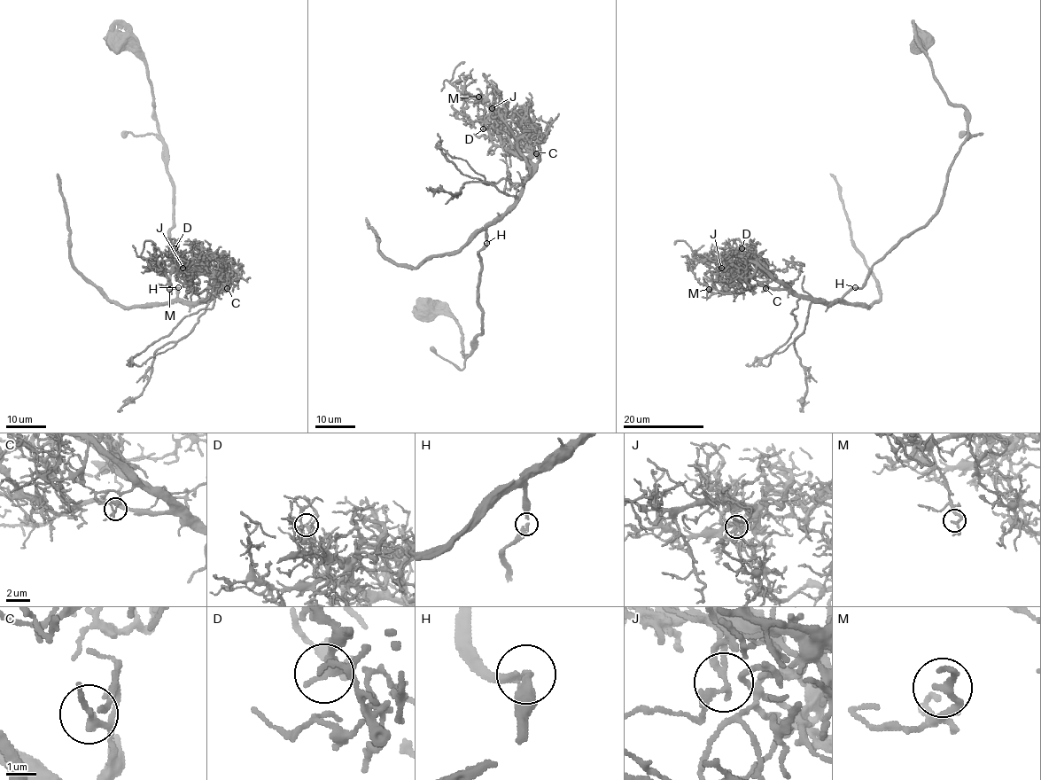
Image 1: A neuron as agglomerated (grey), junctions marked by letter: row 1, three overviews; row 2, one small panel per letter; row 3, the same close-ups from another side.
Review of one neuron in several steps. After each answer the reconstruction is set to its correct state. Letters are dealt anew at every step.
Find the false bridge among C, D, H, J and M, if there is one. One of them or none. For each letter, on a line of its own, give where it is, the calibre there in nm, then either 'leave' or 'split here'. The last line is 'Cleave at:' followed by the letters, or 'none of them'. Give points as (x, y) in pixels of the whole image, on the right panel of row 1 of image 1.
C: at (765, 288); 200 nm thick; leave
D: at (741, 248); 240 nm thick; leave
H: at (855, 287); 220 nm thick; leave
J: at (721, 268); 190 nm thick; leave
M: at (709, 289); 190 nm thick; leave
Cleave at: none of them

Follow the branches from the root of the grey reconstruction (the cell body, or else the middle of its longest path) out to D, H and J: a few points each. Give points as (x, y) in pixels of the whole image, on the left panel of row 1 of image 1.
D: (116, 42), (151, 86), (173, 186), (170, 284), (209, 299), (224, 282), (190, 273), (174, 248)
H: (116, 42), (128, 46), (144, 63), (151, 86), (156, 128), (165, 145), (173, 186), (170, 284), (177, 288)
J: (116, 42), (144, 63), (151, 86), (173, 186), (170, 284), (178, 299), (196, 302), (224, 283), (182, 268)

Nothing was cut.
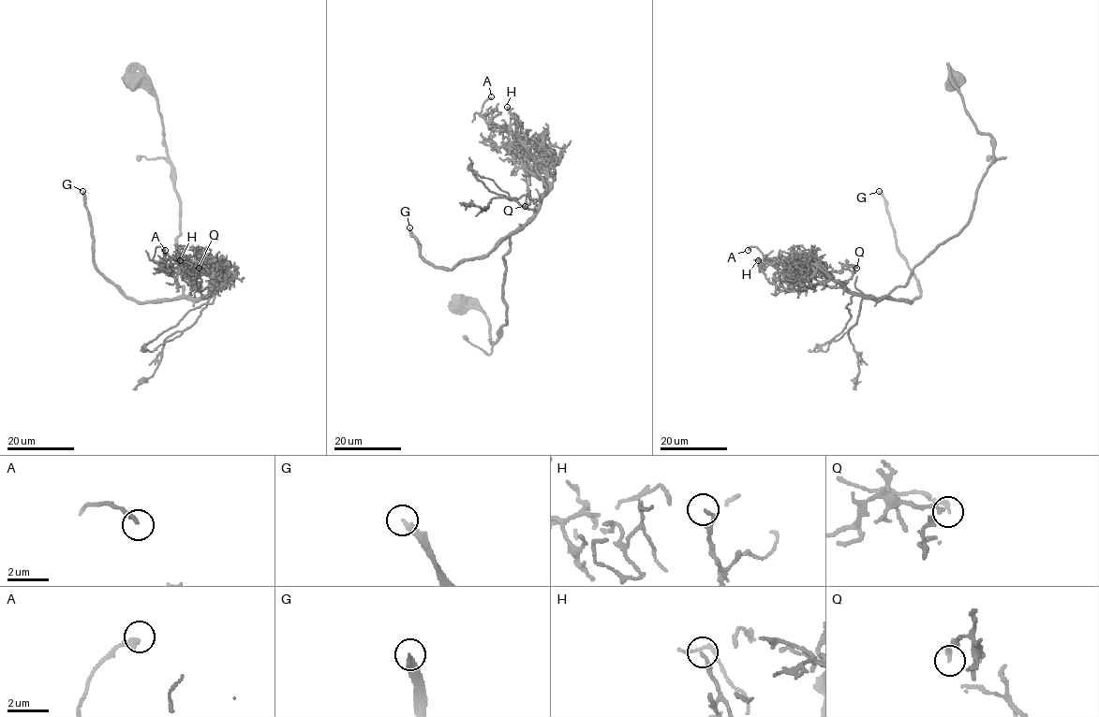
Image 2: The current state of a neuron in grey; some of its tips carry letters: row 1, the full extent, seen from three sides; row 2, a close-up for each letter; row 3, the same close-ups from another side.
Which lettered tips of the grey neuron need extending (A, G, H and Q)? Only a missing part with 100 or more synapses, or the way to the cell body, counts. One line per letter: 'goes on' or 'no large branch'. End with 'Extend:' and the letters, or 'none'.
A: no large branch
G: goes on
H: no large branch
Q: no large branch
Extend: G

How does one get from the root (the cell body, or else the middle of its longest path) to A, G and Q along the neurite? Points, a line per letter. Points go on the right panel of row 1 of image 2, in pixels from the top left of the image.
A: (956, 80), (965, 112), (991, 138), (993, 162), (968, 223), (904, 286), (861, 296), (748, 250)
G: (956, 80), (965, 112), (991, 138), (993, 162), (968, 223), (888, 295), (910, 302), (919, 281), (879, 191)
Q: (956, 80), (965, 112), (993, 147), (968, 223), (884, 296), (849, 291), (824, 274), (856, 268)

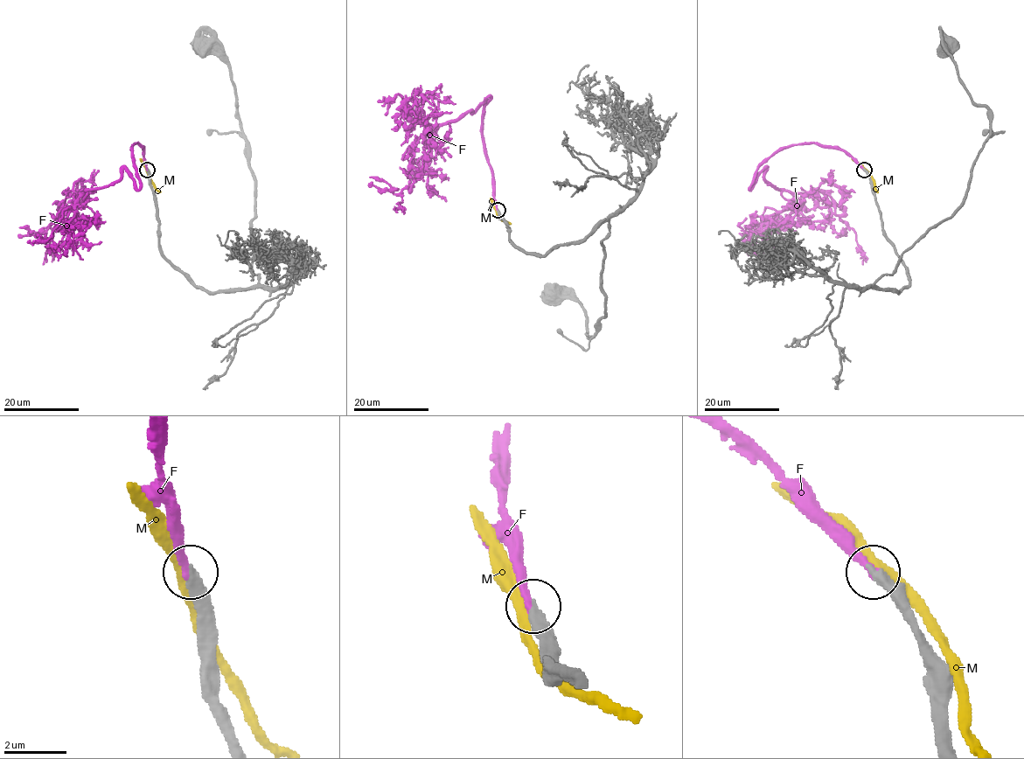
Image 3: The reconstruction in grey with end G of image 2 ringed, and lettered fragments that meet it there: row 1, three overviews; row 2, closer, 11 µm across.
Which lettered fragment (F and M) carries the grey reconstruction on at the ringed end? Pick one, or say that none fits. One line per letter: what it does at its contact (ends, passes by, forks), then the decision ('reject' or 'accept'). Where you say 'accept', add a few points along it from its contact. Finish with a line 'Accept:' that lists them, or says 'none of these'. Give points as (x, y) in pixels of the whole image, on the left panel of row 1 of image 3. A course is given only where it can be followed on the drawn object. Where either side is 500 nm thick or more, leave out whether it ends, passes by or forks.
F: it ends there; accept; it runs (147, 170), (137, 142), (139, 188), (123, 168), (105, 187), (69, 193), (43, 264)
M: reject
Accept: F

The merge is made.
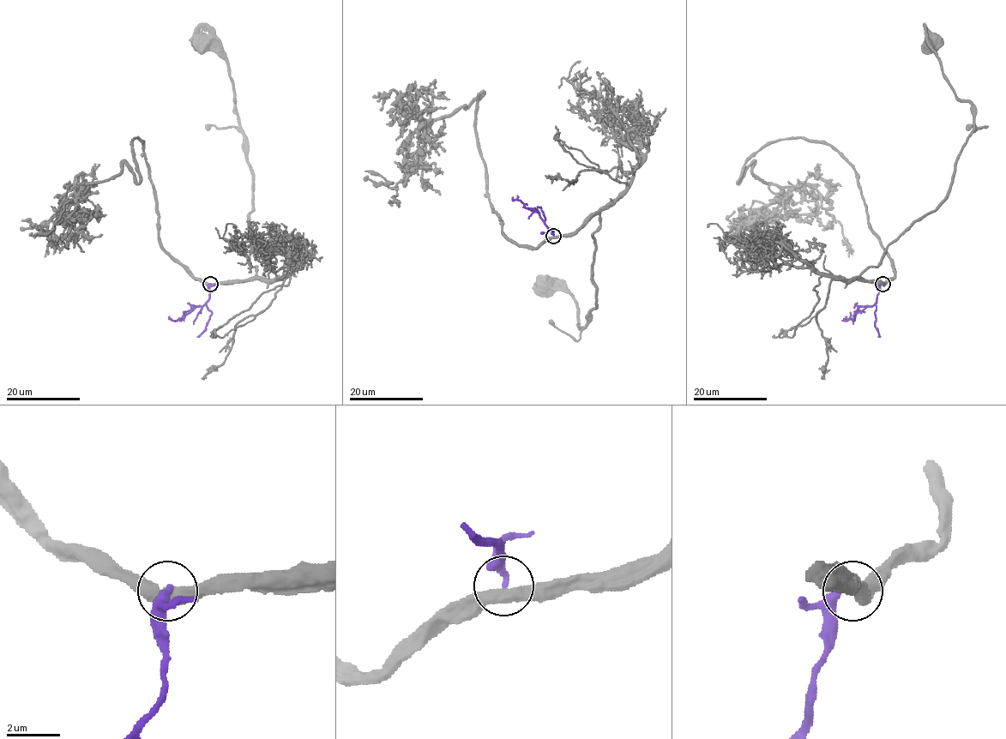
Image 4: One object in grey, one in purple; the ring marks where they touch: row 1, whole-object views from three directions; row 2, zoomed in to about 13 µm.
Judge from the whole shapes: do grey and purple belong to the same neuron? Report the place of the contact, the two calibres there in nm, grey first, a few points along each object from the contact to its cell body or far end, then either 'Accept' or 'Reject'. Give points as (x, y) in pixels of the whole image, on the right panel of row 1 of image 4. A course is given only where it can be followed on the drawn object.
Place: (882, 284). Thickness 480 nm (grey) against 240 nm. Course of grey: (882, 284), (861, 274), (944, 199), (973, 126), (972, 105), (956, 96), (929, 46), (932, 43). Course of purple: (882, 284), (872, 306), (861, 306), (853, 320), (843, 319). Reject

